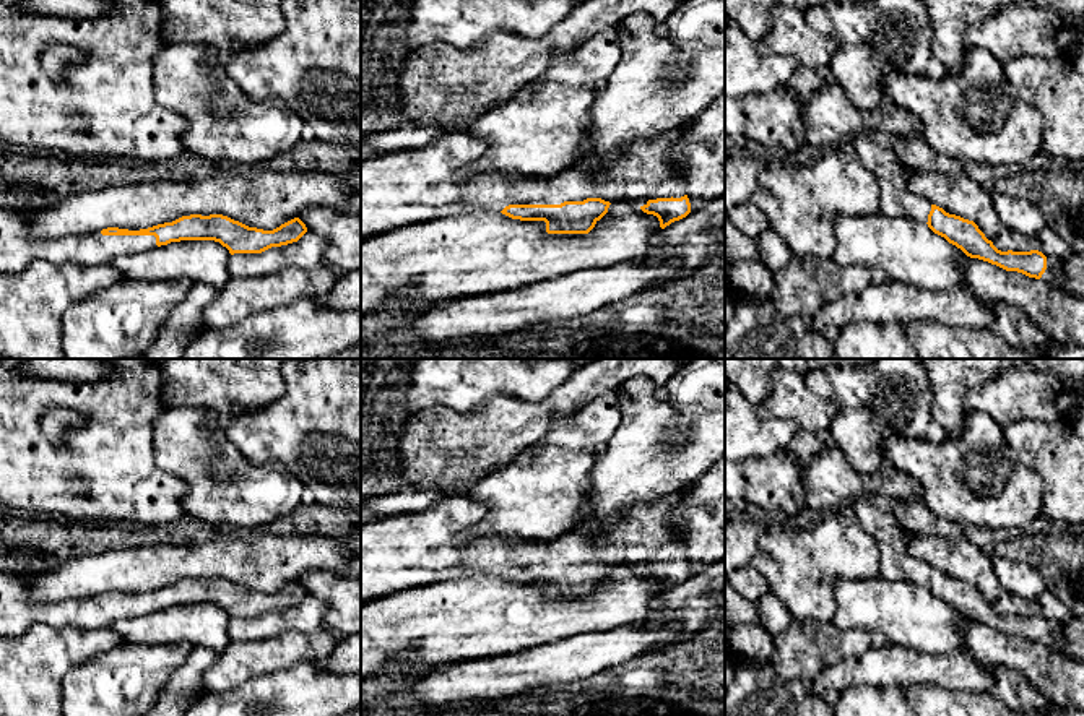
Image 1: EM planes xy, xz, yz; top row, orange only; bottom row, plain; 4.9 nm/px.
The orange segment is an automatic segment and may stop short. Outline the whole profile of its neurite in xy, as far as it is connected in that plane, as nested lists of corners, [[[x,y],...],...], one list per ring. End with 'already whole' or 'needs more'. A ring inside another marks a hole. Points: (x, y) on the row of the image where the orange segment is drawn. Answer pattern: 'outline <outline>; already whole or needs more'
outline [[[0,208],[0,274],[18,274],[34,260],[98,265],[180,240],[215,240],[234,253],[262,253],[297,242],[306,224],[294,218],[273,231],[249,227],[223,214],[190,214],[148,229],[107,227],[89,235],[36,240],[29,234],[31,209]]]; needs more

